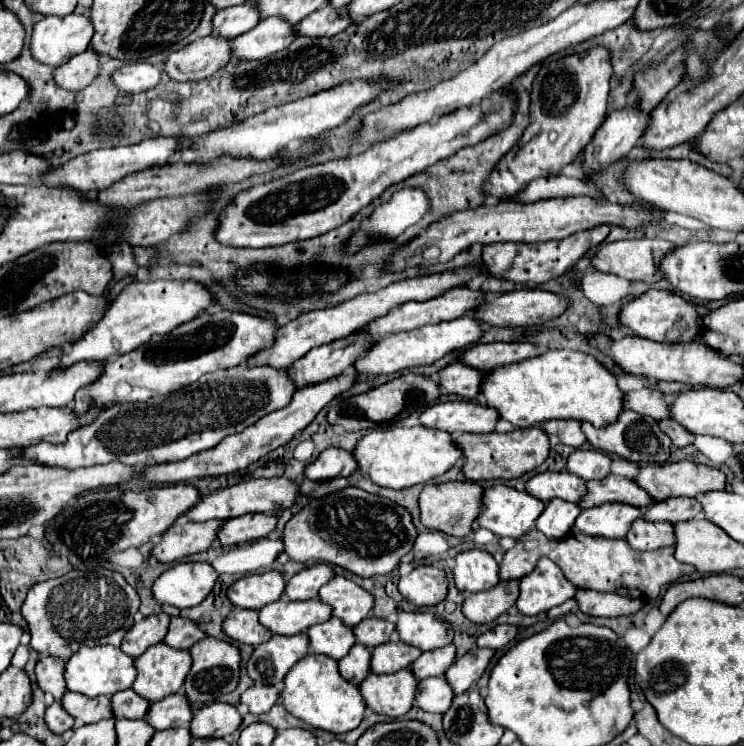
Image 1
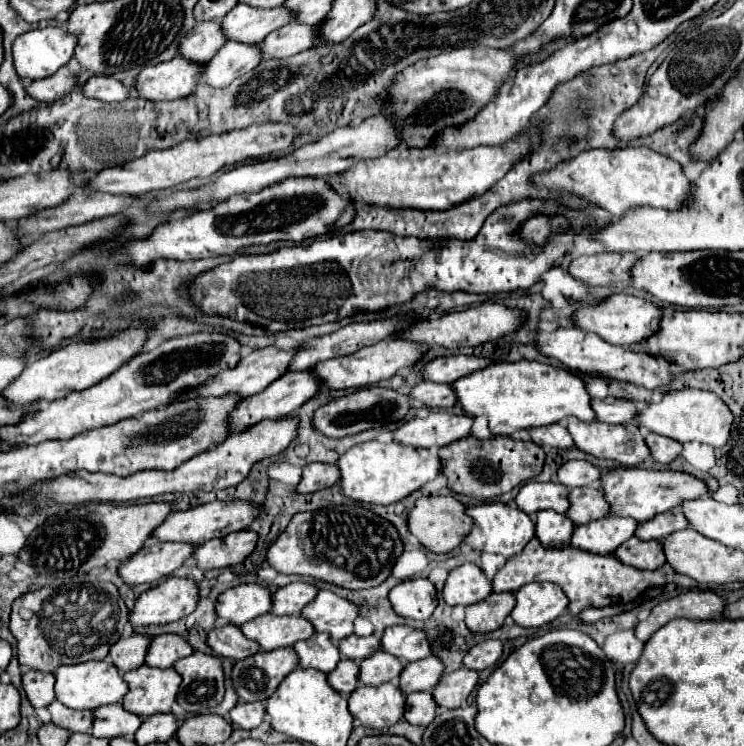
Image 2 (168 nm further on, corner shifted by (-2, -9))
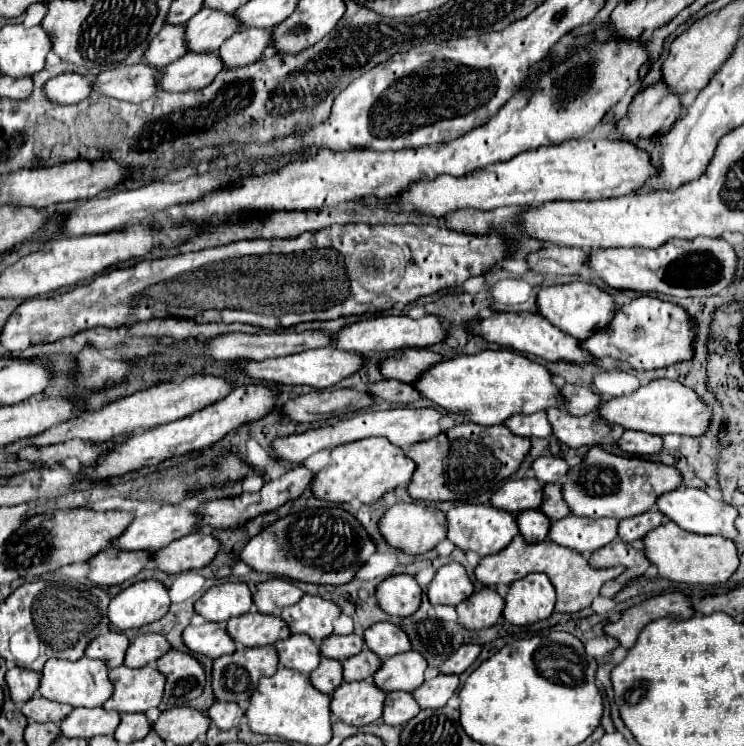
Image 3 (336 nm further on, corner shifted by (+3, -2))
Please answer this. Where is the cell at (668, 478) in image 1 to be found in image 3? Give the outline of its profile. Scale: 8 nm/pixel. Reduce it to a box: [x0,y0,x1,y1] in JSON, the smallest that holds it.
[562,446,682,518]

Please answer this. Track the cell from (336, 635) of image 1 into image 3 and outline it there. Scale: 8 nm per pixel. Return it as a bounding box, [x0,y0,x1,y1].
[274,634,320,674]

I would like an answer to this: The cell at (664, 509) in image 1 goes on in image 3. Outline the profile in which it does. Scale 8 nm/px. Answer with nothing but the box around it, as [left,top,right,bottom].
[618,510,664,544]

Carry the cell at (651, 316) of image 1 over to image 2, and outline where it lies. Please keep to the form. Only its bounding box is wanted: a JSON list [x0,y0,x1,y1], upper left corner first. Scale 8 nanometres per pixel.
[575,293,663,347]

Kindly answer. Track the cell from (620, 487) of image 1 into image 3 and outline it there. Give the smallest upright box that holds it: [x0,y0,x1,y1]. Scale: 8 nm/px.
[540,484,570,522]

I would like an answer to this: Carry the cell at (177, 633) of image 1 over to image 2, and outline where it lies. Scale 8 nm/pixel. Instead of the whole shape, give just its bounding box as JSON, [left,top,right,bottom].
[145,633,193,667]

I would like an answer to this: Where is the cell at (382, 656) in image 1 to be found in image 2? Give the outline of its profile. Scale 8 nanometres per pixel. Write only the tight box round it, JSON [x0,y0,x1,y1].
[359,649,405,685]

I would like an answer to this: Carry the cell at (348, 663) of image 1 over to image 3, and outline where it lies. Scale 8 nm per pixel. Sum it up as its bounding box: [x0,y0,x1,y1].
[308,658,342,694]

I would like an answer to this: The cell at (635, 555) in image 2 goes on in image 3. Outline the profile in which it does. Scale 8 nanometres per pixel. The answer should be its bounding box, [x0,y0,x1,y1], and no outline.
[588,538,650,598]

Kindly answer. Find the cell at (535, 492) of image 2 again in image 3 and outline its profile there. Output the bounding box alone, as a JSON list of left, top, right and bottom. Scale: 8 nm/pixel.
[490,478,542,514]

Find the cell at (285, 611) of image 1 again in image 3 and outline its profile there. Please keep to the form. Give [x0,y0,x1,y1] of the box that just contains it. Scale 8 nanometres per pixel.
[226,610,290,648]

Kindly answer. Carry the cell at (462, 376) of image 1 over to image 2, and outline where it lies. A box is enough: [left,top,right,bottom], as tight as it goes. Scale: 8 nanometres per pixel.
[411,381,457,409]

